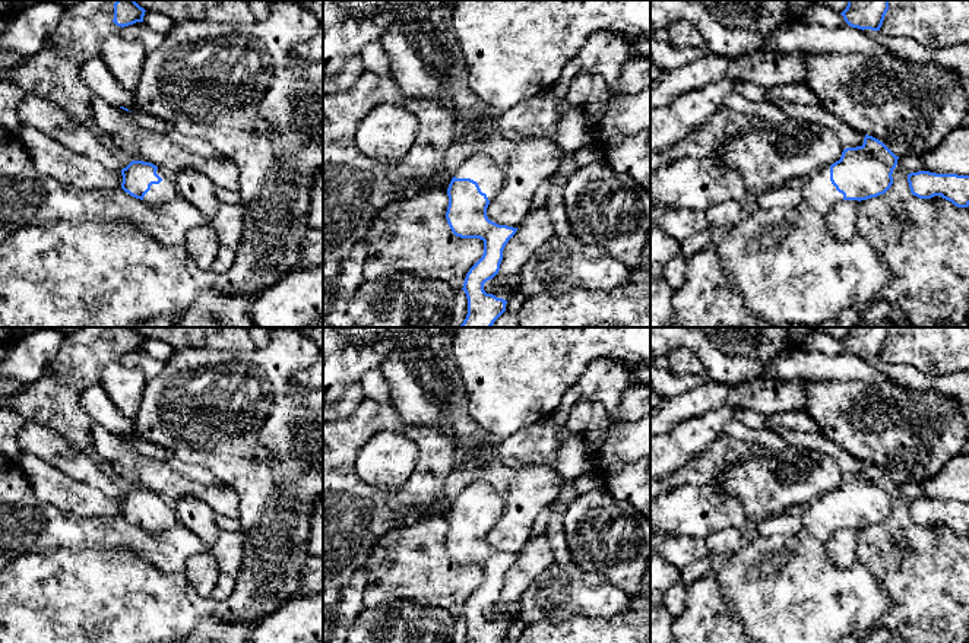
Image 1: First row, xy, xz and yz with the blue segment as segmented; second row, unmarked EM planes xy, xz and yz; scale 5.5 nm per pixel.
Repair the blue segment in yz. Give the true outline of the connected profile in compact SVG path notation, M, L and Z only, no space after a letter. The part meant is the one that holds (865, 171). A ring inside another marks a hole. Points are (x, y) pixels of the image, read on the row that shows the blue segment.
M865 134L864 143L846 148L839 161L813 174L802 200L792 209L757 209L715 237L728 284L760 320L779 327L820 324L877 295L890 281L890 270L862 235L842 243L830 231L827 213L840 200L867 200L893 184L896 156L883 142Z

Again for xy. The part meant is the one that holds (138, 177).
M132 161L121 175L121 189L148 205L159 206L178 197L172 175L151 162Z

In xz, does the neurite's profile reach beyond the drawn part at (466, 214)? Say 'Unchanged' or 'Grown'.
Grown

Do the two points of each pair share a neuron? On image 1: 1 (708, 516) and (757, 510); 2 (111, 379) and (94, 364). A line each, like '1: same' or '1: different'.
1: different
2: different

